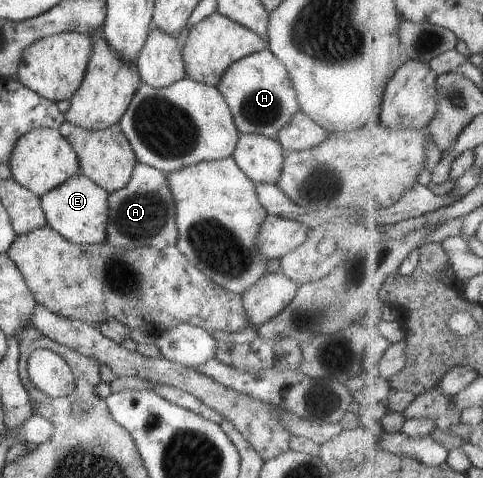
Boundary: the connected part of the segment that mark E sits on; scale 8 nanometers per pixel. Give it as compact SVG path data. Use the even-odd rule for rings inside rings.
M77 173L38 198L46 225L65 241L77 245L105 242L107 196L108 193L104 189Z

